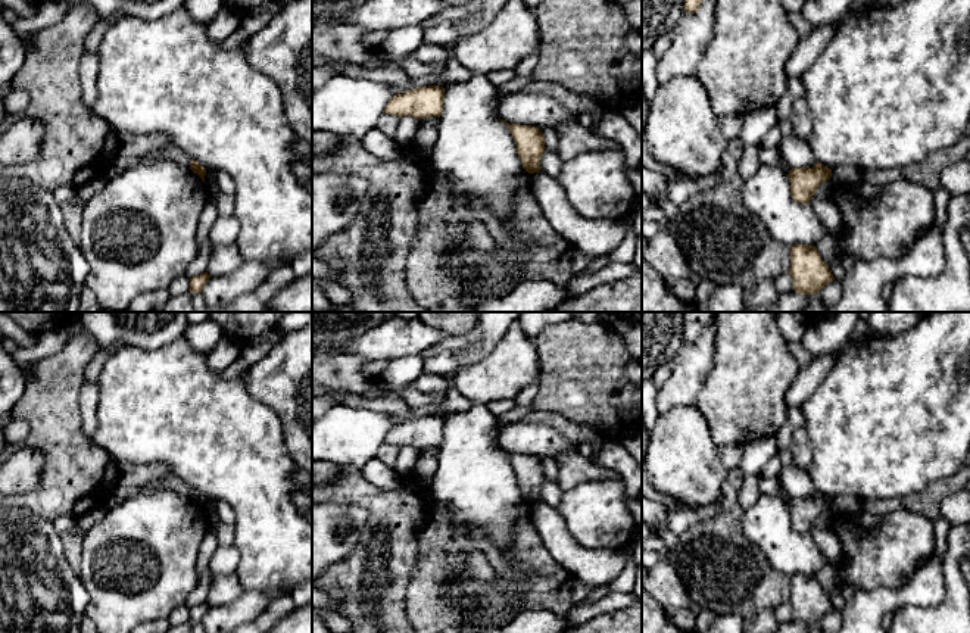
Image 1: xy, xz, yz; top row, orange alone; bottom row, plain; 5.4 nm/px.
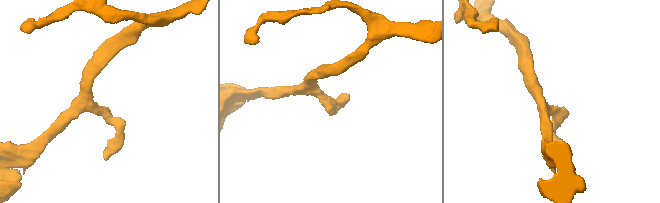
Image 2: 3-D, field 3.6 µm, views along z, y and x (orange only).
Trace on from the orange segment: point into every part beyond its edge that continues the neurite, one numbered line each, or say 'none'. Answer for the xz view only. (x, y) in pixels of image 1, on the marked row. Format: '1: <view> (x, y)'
none

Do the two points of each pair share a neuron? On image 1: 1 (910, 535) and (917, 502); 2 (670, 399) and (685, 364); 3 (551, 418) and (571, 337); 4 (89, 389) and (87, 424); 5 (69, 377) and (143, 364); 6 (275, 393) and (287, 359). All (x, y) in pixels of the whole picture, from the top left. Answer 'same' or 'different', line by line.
1: different
2: same
3: different
4: same
5: different
6: same

